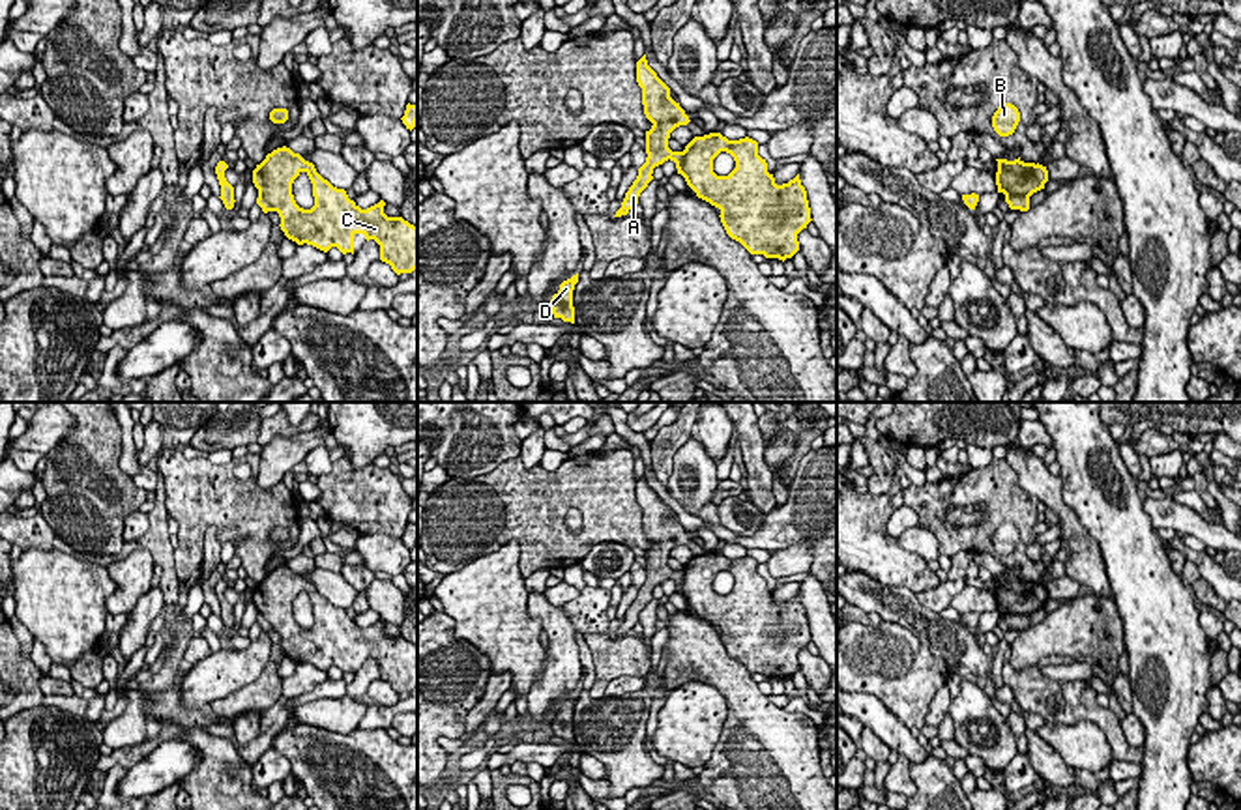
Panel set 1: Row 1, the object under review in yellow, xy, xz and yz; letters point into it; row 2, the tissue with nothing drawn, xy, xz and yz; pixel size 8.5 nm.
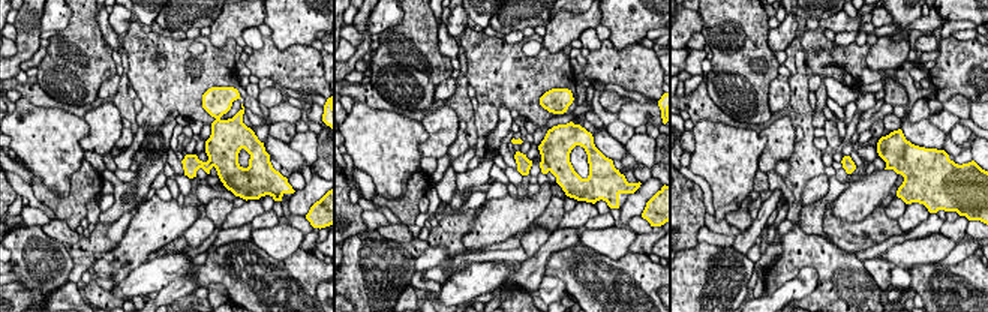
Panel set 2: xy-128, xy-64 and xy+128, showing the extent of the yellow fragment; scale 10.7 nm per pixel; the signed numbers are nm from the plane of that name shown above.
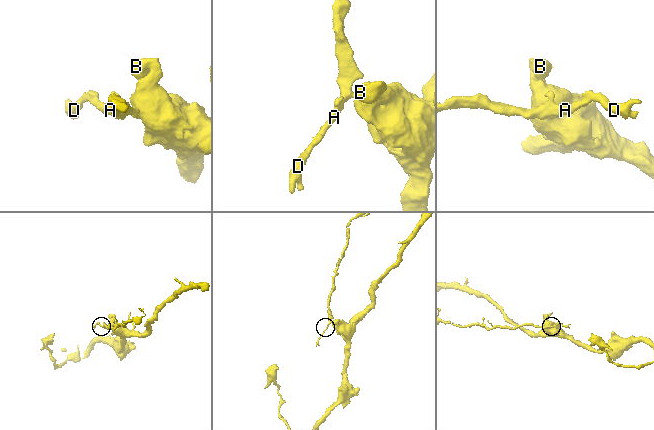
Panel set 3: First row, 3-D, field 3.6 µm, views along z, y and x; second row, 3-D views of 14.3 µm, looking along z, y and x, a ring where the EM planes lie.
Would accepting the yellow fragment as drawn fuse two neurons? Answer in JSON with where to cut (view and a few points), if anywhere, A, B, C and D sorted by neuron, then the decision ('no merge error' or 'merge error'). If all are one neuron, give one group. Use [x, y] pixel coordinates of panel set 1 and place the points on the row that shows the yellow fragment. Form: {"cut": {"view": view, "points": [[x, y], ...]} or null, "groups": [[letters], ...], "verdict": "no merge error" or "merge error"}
{"cut": {"view": "xz", "points": [[682, 152], [684, 174]]}, "groups": [["A", "D"], ["B", "C"]], "verdict": "merge error"}

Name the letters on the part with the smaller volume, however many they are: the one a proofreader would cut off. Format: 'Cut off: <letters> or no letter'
Cut off: A, D

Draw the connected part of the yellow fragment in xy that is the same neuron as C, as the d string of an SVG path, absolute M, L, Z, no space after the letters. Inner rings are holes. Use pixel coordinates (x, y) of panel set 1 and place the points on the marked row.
M283 146L266 155L253 170L253 183L281 217L281 230L298 245L313 245L324 253L337 247L354 254L354 236L363 234L380 245L380 260L391 269L417 269L417 226L402 217L387 217L386 202L361 210L344 189L324 180L313 163ZM305 172L313 183L314 206L303 210L292 195L294 180Z

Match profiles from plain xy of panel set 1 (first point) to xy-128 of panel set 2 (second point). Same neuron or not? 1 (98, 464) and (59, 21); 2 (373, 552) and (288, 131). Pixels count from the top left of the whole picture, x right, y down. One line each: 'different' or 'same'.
1: different
2: different

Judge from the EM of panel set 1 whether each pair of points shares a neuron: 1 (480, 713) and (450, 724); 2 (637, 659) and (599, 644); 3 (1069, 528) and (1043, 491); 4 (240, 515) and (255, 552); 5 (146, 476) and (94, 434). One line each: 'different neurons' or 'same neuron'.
1: different neurons
2: same neuron
3: same neuron
4: same neuron
5: different neurons

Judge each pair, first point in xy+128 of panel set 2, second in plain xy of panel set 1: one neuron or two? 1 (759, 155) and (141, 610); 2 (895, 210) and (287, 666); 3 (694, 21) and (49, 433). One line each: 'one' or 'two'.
1: two
2: one
3: one

